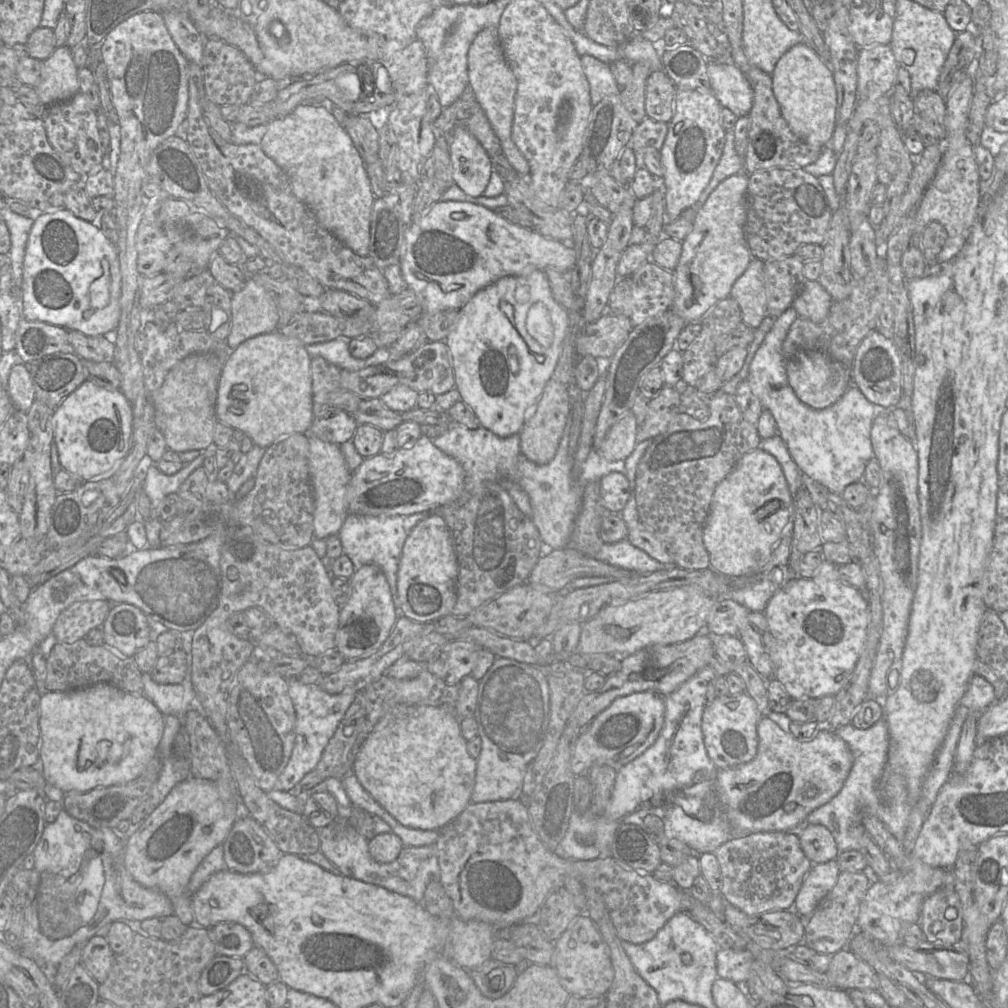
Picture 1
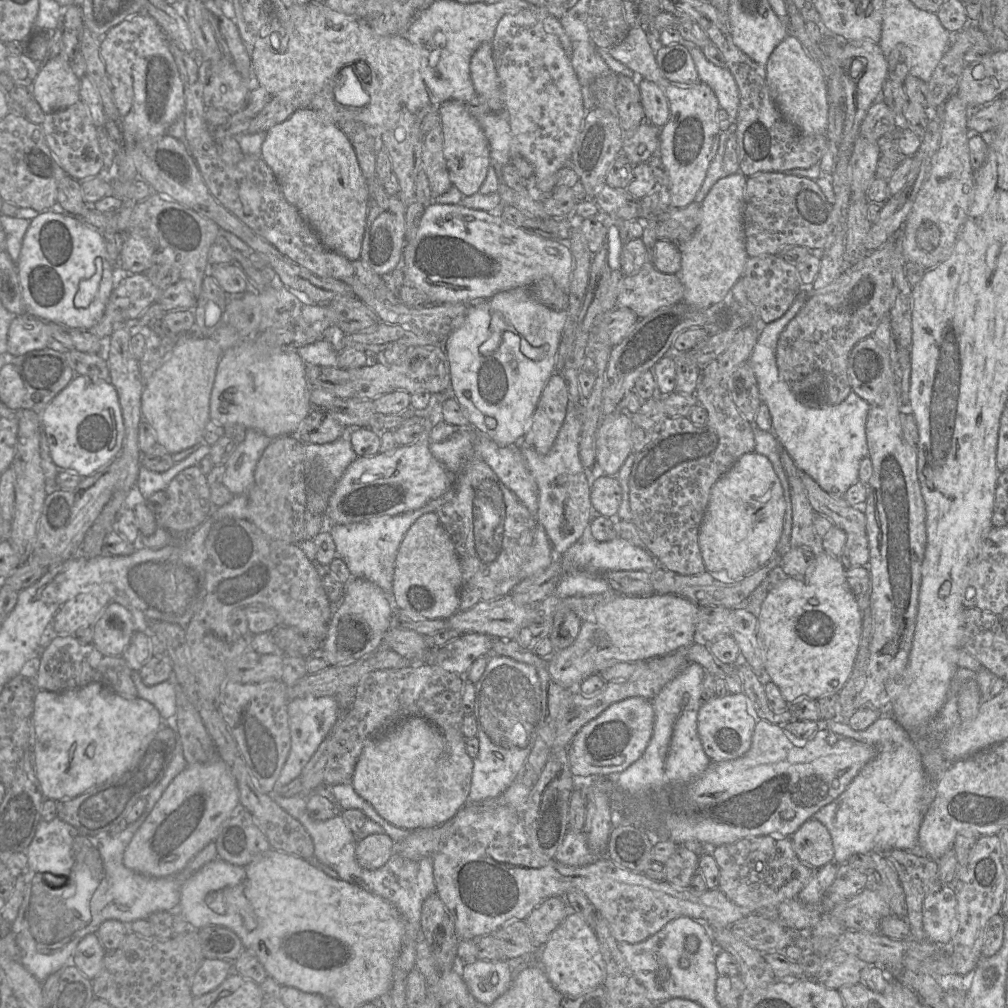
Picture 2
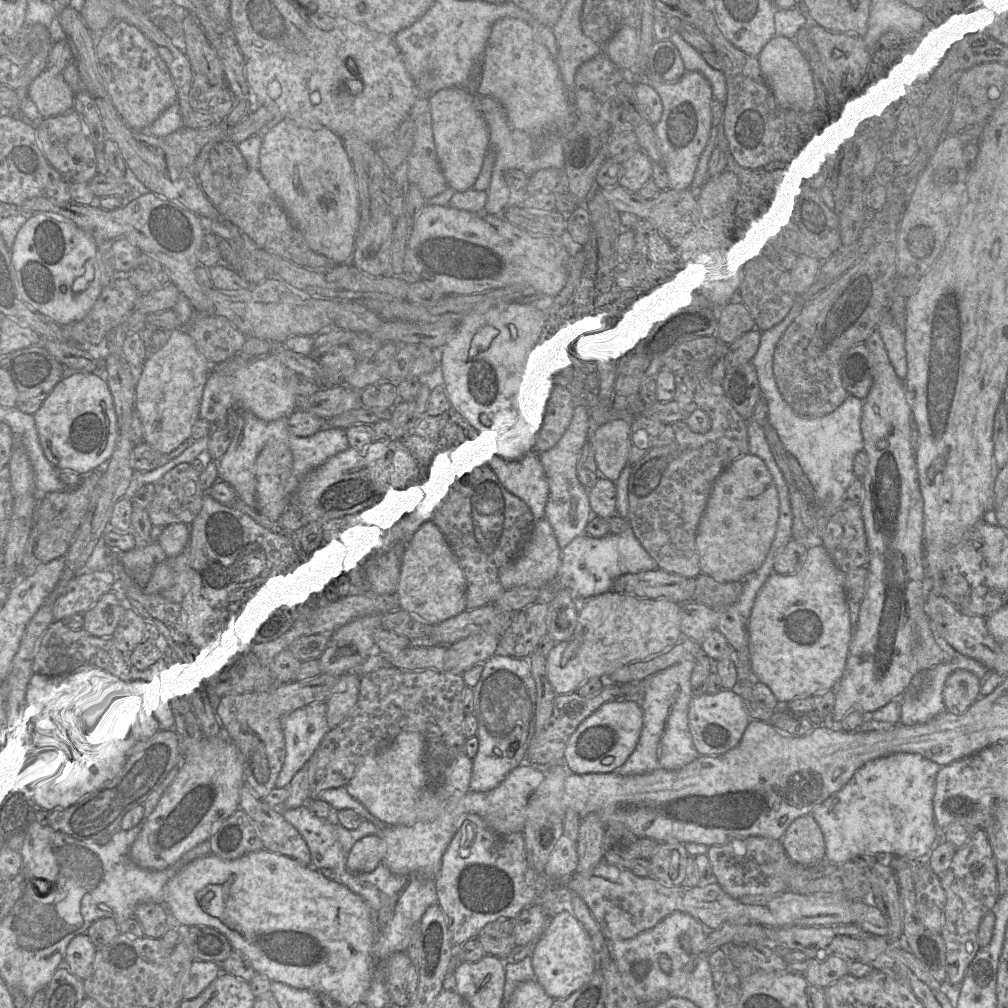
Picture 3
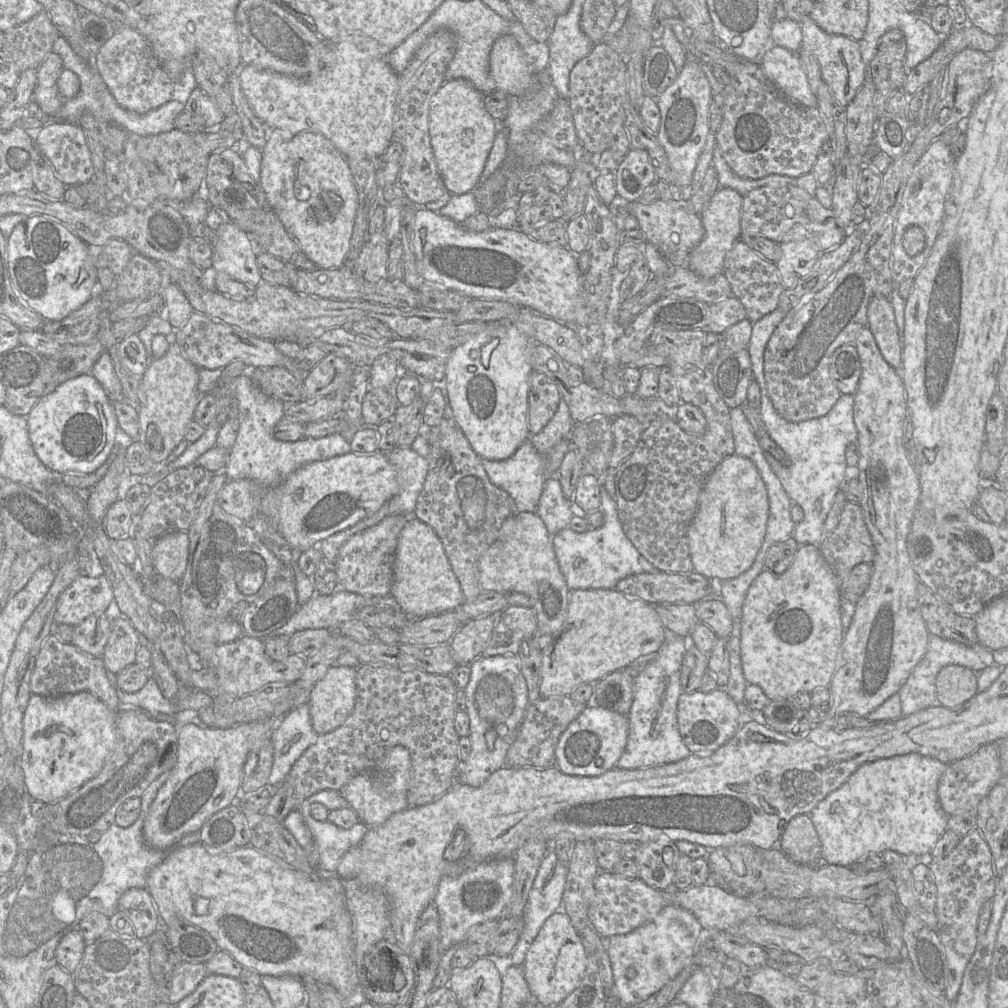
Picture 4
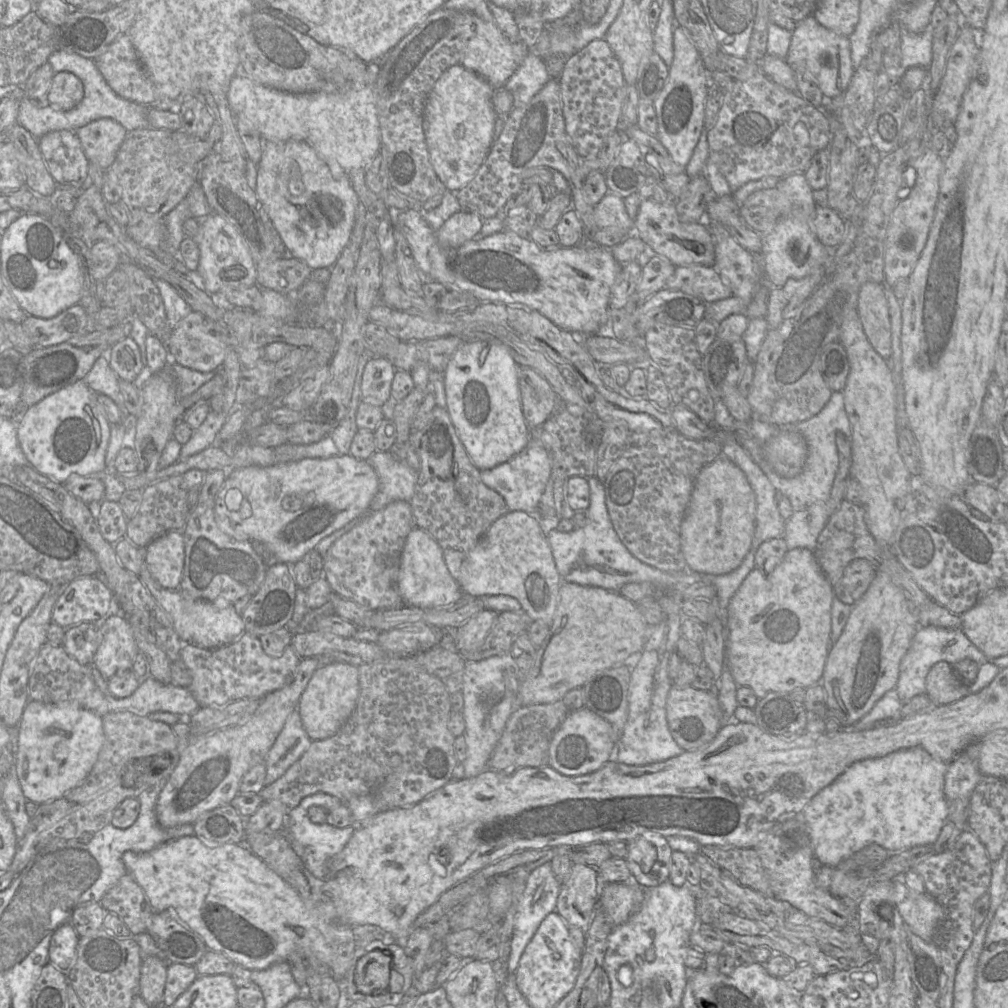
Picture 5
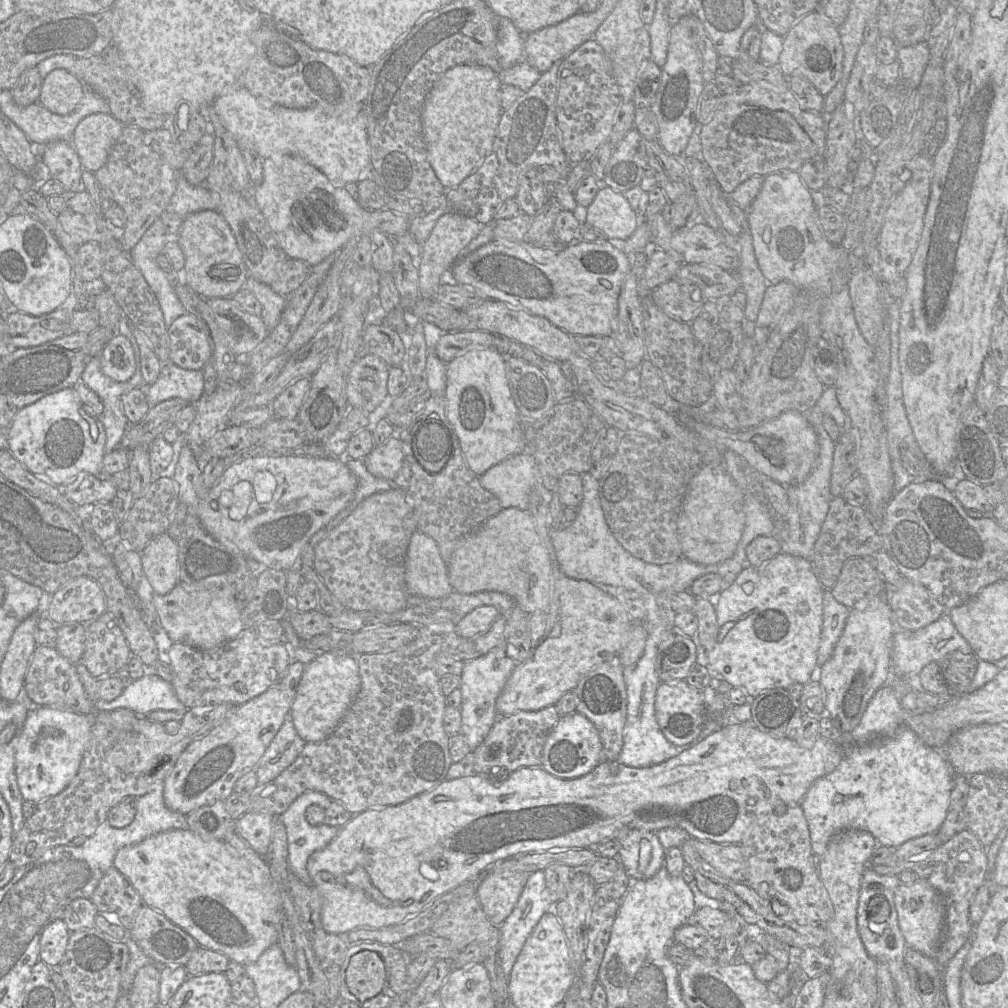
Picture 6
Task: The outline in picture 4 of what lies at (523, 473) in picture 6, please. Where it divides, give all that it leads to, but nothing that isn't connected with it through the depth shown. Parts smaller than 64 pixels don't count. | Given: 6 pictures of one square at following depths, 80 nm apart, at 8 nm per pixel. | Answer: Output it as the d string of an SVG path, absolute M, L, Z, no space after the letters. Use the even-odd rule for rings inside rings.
M529 440L523 442L516 452L505 460L481 459L481 462L491 483L506 491L514 500L516 511L536 513L544 483L549 473L547 458L538 453Z

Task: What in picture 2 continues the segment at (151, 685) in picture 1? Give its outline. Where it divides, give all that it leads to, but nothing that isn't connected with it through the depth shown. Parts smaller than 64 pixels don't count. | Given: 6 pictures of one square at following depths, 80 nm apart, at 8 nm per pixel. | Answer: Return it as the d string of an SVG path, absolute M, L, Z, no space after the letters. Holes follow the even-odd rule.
M132 671L132 680L137 689L137 695L150 702L159 712L164 723L173 719L176 713L176 682L172 678L154 686L146 686L138 671Z

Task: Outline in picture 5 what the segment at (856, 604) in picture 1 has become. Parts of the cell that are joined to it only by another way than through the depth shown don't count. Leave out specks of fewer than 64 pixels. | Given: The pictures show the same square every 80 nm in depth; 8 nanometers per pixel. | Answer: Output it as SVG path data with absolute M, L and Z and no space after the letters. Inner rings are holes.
M810 549L788 550L771 573L766 574L754 567L727 606L725 661L738 687L751 688L760 699L770 692L790 694L796 688L820 683L832 647L831 607L834 597L833 586Z

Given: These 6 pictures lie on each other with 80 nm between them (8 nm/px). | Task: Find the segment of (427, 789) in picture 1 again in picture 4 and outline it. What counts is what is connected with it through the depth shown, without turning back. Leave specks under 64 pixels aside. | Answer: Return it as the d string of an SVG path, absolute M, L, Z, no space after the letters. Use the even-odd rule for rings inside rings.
M402 745L390 748L369 770L352 778L341 790L359 821L368 827L383 824L394 813L409 808L407 791L411 778L411 758L409 751Z

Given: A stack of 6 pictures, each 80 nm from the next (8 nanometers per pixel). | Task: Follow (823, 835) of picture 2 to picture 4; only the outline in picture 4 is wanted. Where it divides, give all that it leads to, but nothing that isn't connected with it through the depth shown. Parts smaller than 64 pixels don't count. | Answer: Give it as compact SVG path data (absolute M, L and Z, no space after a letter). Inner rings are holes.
M799 814L785 826L777 848L796 864L814 866L821 857L821 843L808 814Z

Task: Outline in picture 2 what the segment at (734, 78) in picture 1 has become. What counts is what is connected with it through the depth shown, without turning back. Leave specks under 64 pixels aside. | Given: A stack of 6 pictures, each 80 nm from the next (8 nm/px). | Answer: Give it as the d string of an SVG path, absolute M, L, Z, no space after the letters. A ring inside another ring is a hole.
M682 38L681 44L689 50L700 80L713 90L719 106L728 112L730 122L735 123L739 108L739 90L731 72L726 67L719 67L708 61L693 42Z

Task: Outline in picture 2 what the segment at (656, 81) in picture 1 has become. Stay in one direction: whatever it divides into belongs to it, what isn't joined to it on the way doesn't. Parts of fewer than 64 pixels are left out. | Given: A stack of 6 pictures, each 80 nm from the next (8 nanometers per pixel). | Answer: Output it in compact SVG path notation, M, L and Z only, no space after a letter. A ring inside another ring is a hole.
M639 78L640 103L646 121L661 128L669 119L669 104L662 89L652 81Z

